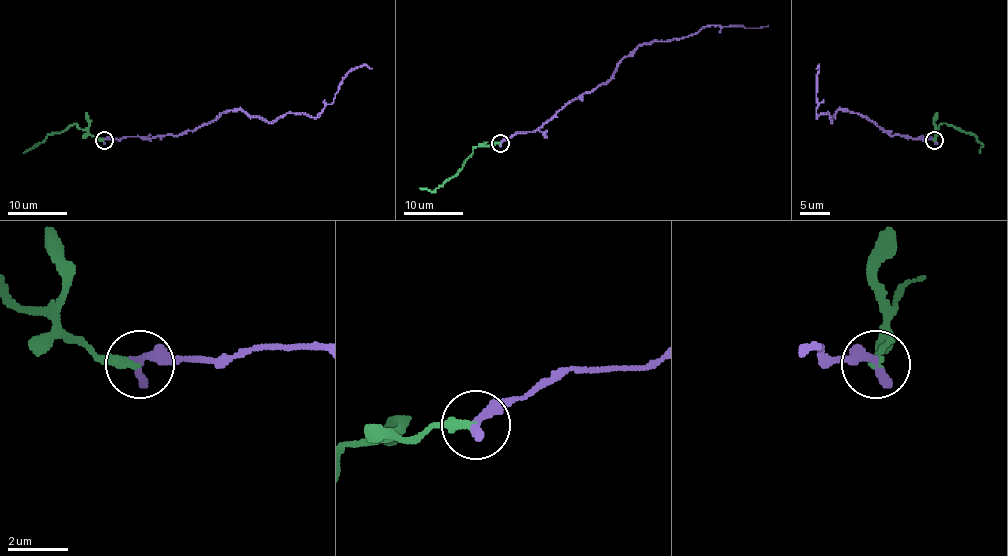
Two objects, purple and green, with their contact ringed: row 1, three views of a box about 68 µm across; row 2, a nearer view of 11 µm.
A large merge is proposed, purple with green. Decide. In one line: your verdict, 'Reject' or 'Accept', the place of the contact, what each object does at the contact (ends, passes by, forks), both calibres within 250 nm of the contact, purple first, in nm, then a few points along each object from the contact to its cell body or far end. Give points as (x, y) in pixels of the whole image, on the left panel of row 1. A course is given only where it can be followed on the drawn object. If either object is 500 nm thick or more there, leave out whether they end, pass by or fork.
Reject. Place: (104, 140). At the ring purple ends. At the ring green ends. Thickness 360 nm (purple) against 320 nm. Course of purple: (103, 139), (176, 135), (241, 110), (268, 121), (292, 113), (315, 117), (350, 71), (372, 68). Course of green: (103, 139), (96, 139), (75, 123), (60, 132), (51, 132), (23, 153)

